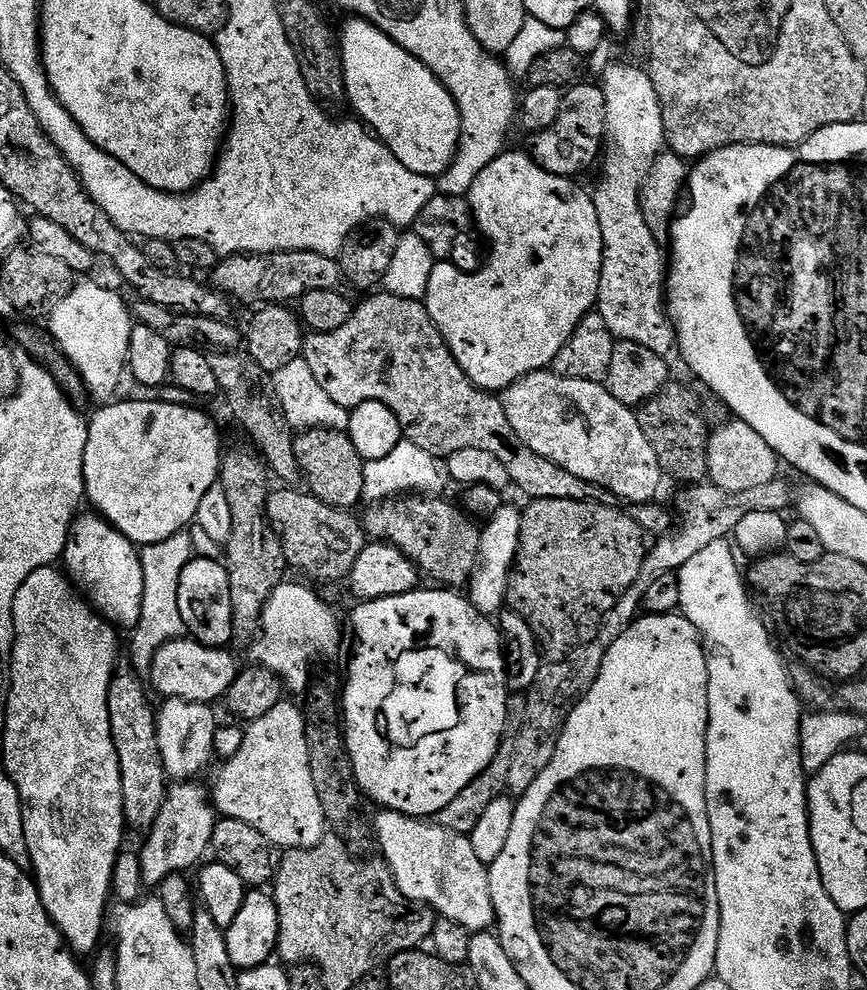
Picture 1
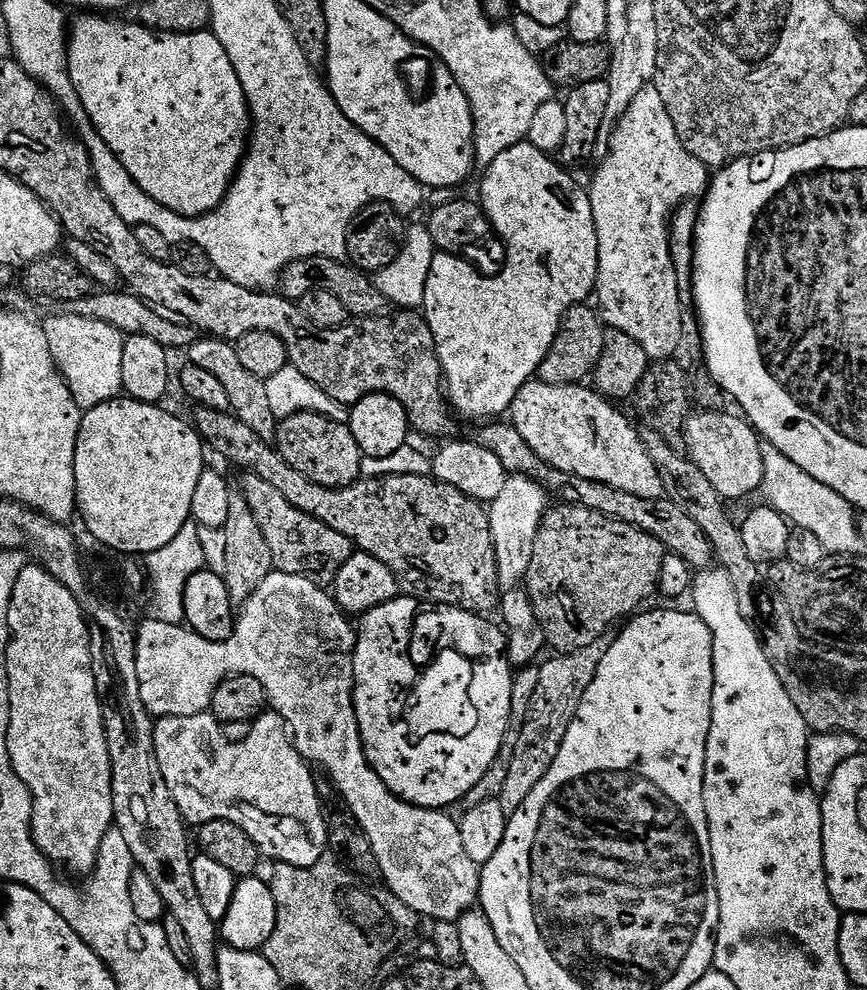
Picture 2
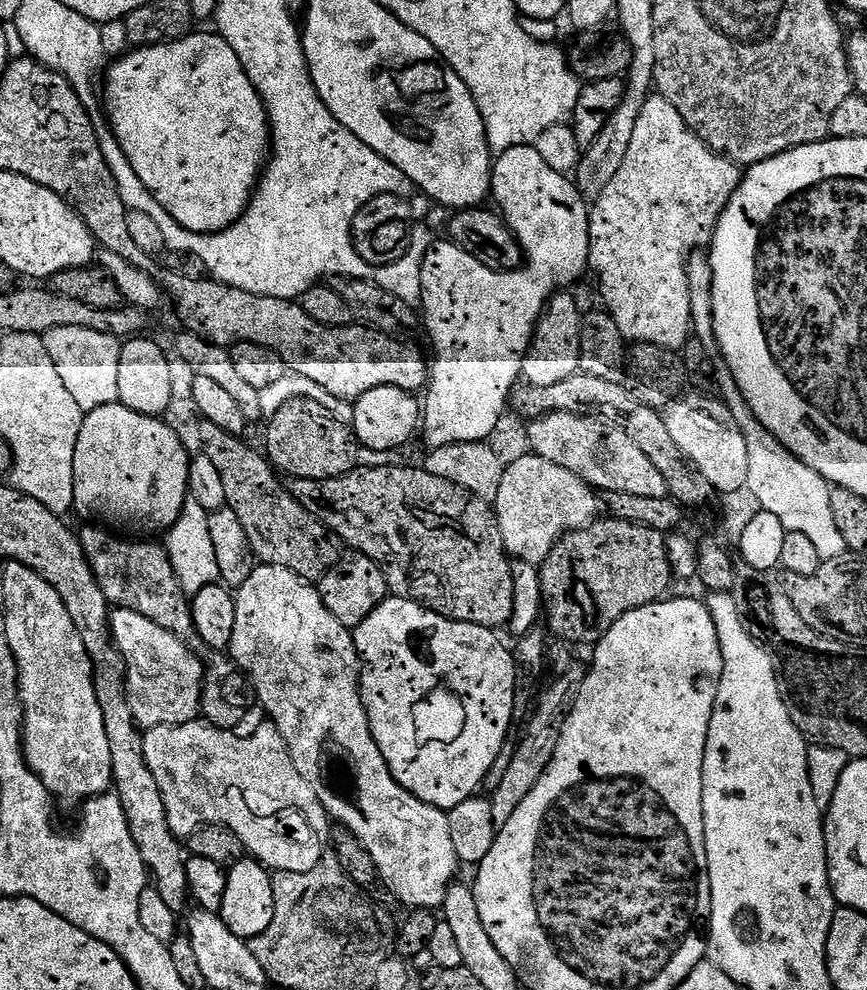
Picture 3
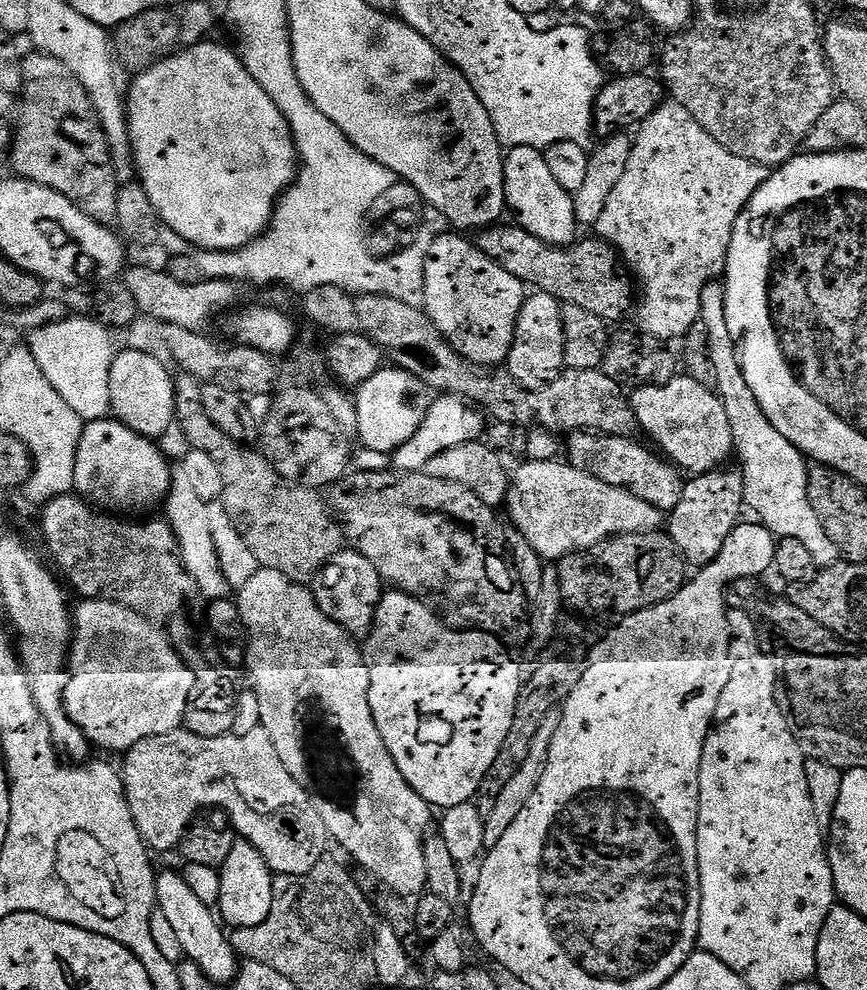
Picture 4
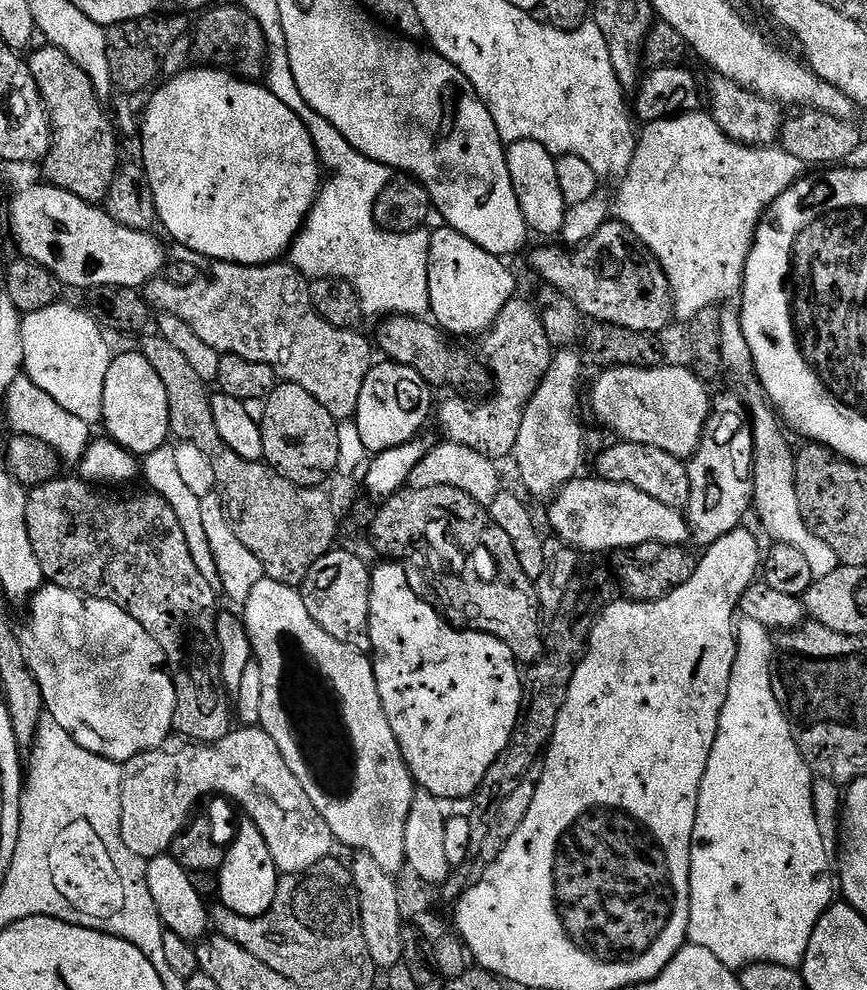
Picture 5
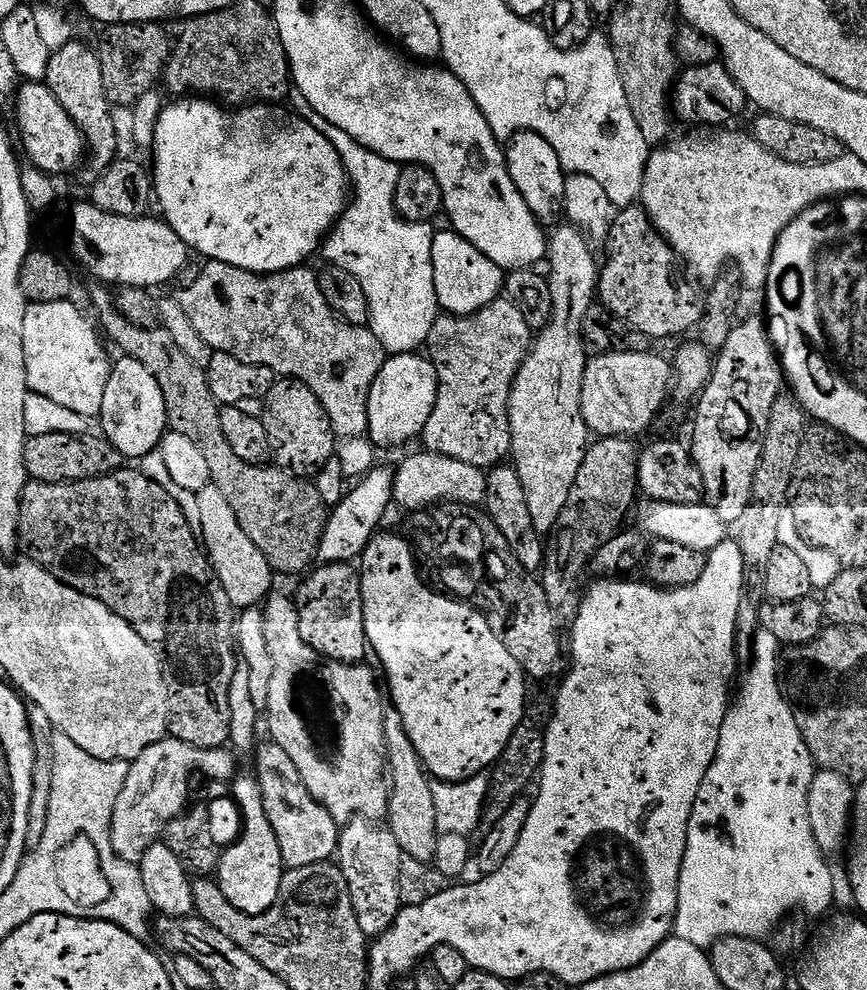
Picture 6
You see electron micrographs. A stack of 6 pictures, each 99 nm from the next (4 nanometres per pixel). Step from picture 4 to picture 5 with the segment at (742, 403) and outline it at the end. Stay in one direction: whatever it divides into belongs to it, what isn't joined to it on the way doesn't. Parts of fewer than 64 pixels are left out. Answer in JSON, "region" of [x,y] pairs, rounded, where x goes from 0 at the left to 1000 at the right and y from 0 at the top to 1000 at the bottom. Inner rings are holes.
{"region":[[[835,309],[830,311],[830,316],[833,317],[833,366],[839,379],[844,379],[845,386],[854,391],[851,399],[858,409],[863,411],[863,418],[867,425],[867,437],[870,438],[870,459],[867,462],[872,468],[870,471],[870,517],[877,520],[877,529],[886,536],[887,546],[916,552],[930,563],[937,585],[953,584],[953,580],[962,580],[962,576],[970,574],[969,565],[967,560],[962,560],[962,556],[957,556],[957,552],[953,552],[953,547],[948,547],[948,543],[943,543],[943,539],[939,539],[939,535],[934,535],[930,531],[930,527],[925,523],[925,515],[920,511],[920,495],[918,494],[918,457],[909,449],[909,444],[904,441],[905,429],[895,413],[886,407],[886,399],[881,396],[879,386],[872,377],[870,362],[865,358],[865,345],[860,345],[860,341],[856,337],[856,321],[852,310]]]}

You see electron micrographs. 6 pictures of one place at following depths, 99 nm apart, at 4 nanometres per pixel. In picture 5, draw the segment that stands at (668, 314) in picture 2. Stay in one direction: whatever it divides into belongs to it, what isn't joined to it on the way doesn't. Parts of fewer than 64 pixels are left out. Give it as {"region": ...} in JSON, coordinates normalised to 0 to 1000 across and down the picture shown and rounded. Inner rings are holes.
{"region":[[[812,111],[742,126],[724,175],[714,183],[715,195],[710,202],[708,198],[708,218],[744,246],[749,257],[764,269],[773,285],[781,324],[792,325],[805,313],[848,304],[857,296],[858,270],[872,230],[886,209],[928,174],[927,165],[916,160],[916,156],[907,156],[904,149],[862,149],[847,143]]]}

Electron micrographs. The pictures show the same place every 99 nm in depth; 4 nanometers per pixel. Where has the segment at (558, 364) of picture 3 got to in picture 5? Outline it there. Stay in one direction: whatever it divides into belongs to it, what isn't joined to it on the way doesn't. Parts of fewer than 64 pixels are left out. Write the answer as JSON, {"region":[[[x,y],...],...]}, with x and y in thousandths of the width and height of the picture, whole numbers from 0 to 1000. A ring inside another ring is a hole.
{"region":[[[593,301],[579,309],[574,321],[557,340],[558,348],[551,352],[570,385],[570,395],[558,402],[564,404],[548,408],[544,405],[548,403],[521,398],[518,404],[509,408],[506,405],[501,416],[502,423],[507,423],[511,443],[516,447],[542,451],[542,455],[549,455],[551,459],[573,467],[580,466],[580,461],[589,462],[594,458],[597,434],[602,434],[604,411],[621,394],[630,374],[634,374],[639,359],[639,348],[634,341],[630,341],[630,329],[625,329],[617,306],[612,302],[600,302]]]}

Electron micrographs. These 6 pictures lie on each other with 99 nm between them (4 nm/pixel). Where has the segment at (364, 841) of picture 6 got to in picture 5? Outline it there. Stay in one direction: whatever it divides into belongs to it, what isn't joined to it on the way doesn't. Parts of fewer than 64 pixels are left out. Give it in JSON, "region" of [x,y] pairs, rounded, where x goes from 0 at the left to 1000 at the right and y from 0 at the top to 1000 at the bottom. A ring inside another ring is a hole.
{"region":[[[415,863],[409,866],[411,870],[405,870],[404,876],[406,879],[406,894],[411,896],[411,901],[415,906],[413,907],[413,915],[415,916],[415,926],[418,927],[418,943],[422,943],[422,960],[427,960],[427,968],[434,973],[435,979],[443,980],[443,978],[458,978],[460,979],[464,974],[464,943],[466,942],[468,932],[460,925],[459,919],[459,897],[458,897],[458,886],[451,881],[441,879],[441,875],[436,875],[436,871],[431,871],[431,867]]]}

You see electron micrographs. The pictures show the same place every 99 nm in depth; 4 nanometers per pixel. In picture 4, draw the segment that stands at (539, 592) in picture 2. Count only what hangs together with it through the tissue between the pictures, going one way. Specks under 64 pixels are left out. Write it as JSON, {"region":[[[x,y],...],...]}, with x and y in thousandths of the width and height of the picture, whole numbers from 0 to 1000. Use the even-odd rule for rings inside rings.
{"region":[[[766,535],[704,541],[676,556],[651,562],[644,573],[652,615],[669,622],[729,622],[775,605],[791,590],[789,564]]]}

